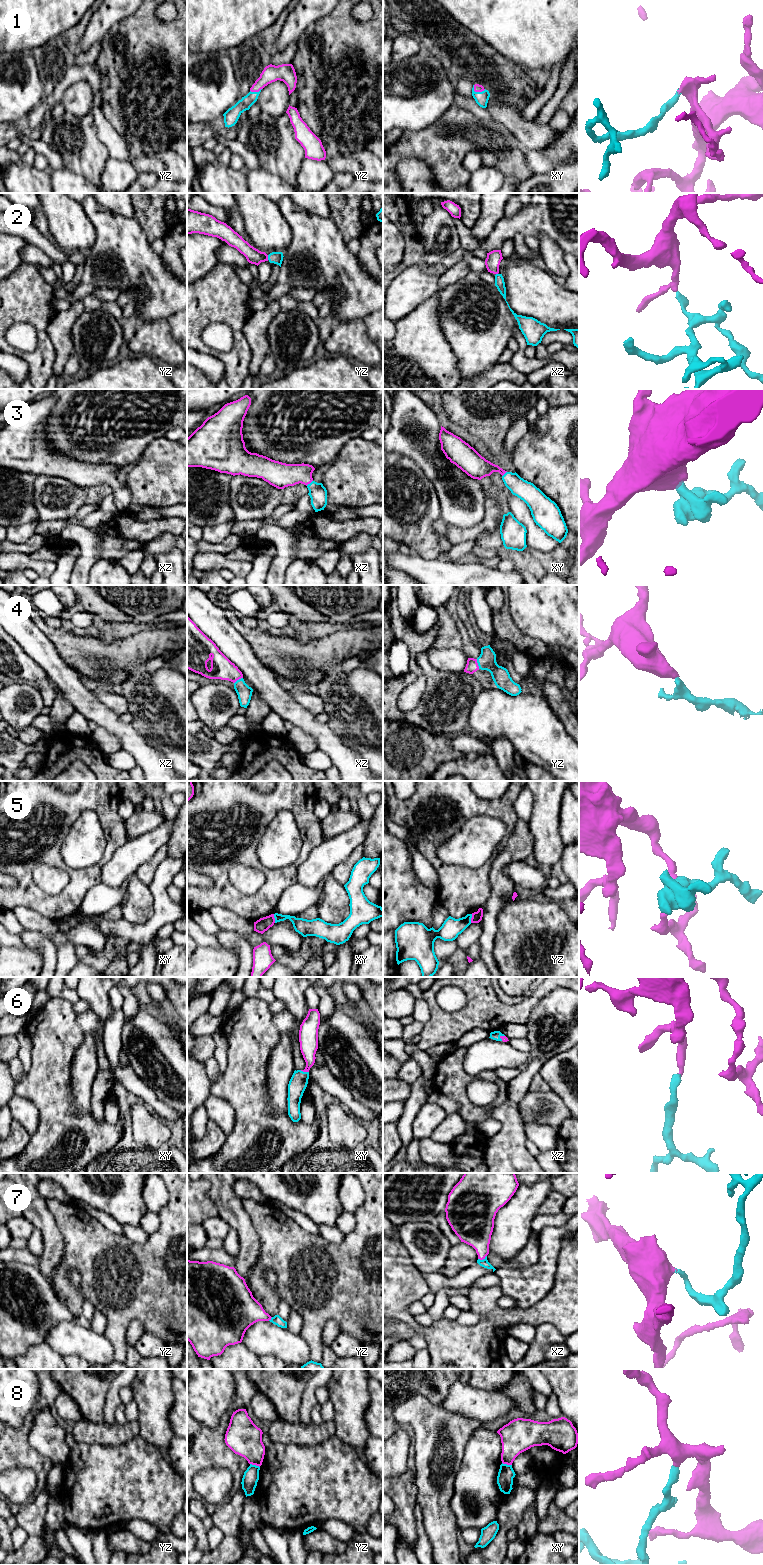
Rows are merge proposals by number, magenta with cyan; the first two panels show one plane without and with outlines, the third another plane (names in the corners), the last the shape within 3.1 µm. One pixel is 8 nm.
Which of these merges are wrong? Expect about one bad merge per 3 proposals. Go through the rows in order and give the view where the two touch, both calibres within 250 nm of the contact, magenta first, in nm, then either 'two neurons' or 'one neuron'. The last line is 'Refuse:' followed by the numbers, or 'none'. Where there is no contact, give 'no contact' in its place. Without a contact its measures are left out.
1: xy | 60/110 nm | one neuron
2: yz | 120/100 nm | one neuron
3: xz | 200/140 nm | one neuron
4: yz | 100/140 nm | one neuron
5: xy | 110/130 nm | two neurons
6: xy | 140/140 nm | one neuron
7: xz | 280/70 nm | one neuron
8: yz | 280/130 nm | two neurons
Refuse: 5, 8

